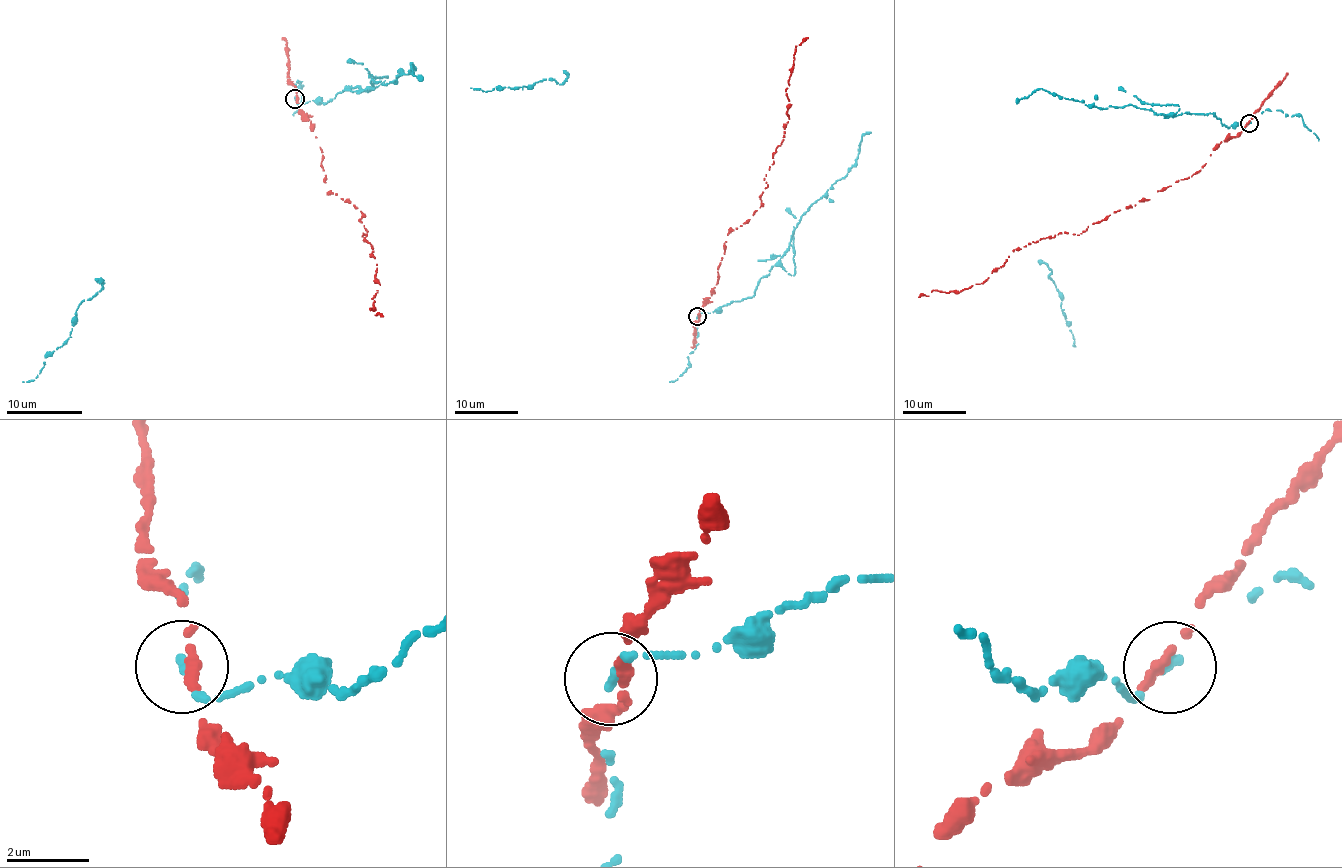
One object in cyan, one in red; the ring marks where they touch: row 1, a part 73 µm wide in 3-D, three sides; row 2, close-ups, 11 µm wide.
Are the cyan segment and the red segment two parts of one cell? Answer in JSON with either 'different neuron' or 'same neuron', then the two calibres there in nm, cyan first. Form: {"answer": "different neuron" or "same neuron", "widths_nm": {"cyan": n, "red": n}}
{"answer": "different neuron", "widths_nm": {"cyan": 180, "red": 300}}

